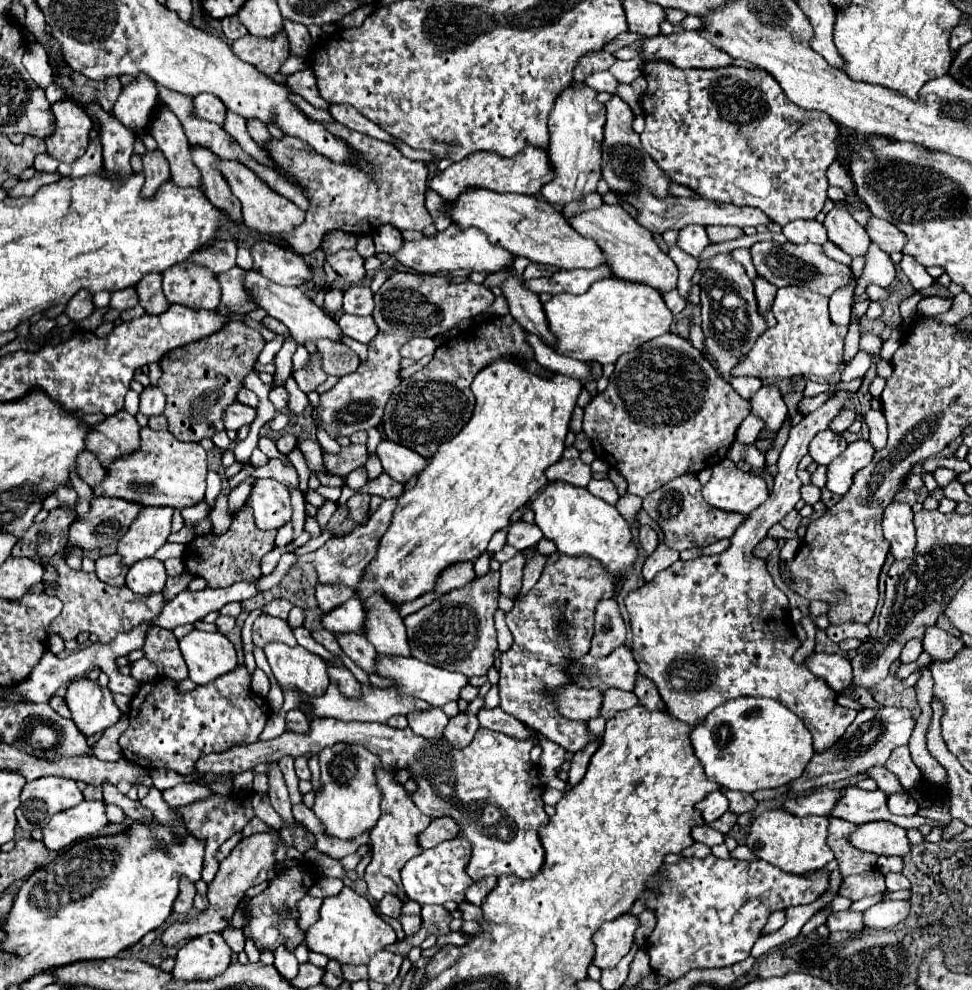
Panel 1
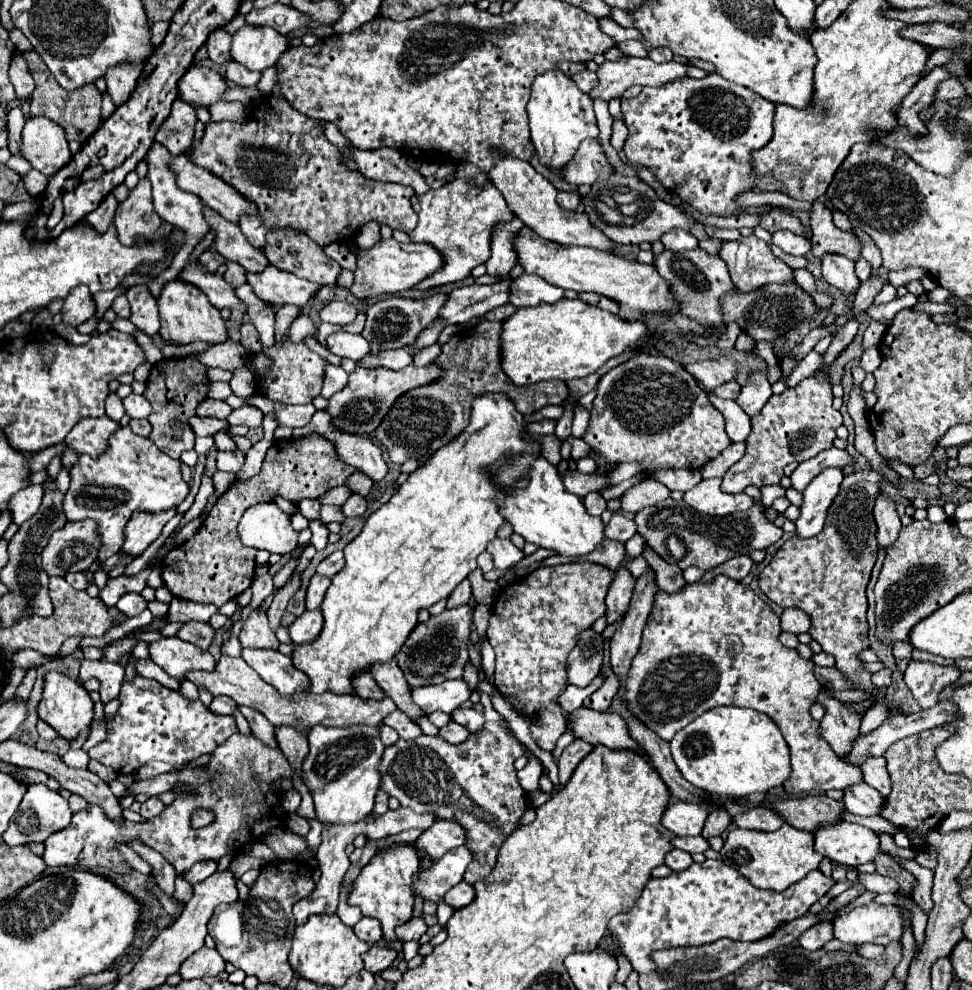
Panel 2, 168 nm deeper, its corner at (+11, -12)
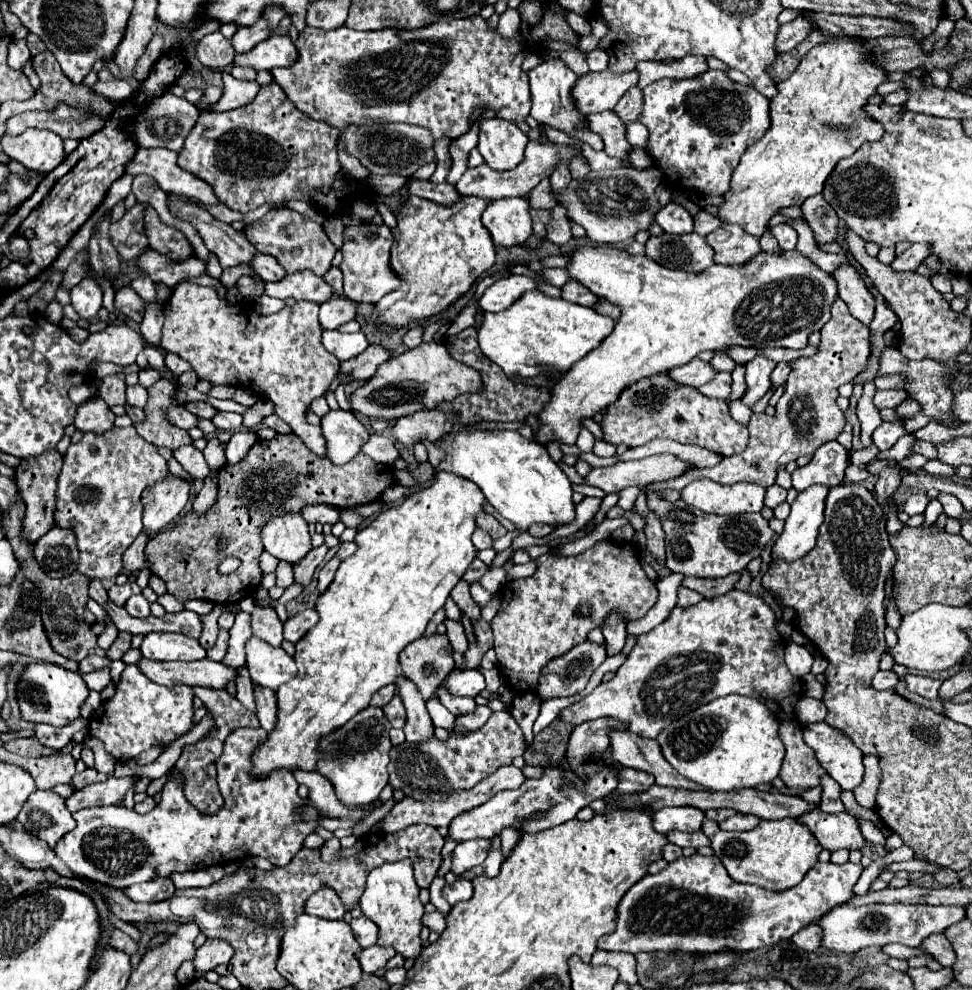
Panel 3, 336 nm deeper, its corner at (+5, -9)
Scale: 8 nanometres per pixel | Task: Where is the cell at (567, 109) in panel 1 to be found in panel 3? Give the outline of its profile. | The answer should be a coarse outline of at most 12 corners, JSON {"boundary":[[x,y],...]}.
{"boundary":[[559,58],[529,70],[531,116],[604,149],[573,102],[577,74]]}

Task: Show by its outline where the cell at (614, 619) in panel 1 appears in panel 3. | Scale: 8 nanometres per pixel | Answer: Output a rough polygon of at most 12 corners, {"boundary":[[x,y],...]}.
{"boundary":[[585,640],[543,668],[541,700],[581,692],[605,662],[605,644]]}

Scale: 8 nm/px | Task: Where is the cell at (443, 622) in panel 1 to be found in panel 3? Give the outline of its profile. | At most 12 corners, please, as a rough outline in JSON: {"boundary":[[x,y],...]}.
{"boundary":[[447,634],[415,640],[401,672],[429,700],[455,668]]}

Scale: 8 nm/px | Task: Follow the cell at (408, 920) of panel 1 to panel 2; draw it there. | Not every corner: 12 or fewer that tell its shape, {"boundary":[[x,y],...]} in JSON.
{"boundary":[[413,917],[397,927],[401,941],[419,939],[427,933],[427,925],[421,917]]}

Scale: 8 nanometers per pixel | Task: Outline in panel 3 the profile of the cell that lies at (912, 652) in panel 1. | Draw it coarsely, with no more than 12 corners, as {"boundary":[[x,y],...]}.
{"boundary":[[881,670],[873,676],[873,688],[891,690],[899,676],[893,670]]}

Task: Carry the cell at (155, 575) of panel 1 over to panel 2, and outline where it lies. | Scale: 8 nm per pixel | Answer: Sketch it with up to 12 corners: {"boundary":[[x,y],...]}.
{"boundary":[[127,593],[115,607],[125,617],[135,617],[147,607],[139,593]]}

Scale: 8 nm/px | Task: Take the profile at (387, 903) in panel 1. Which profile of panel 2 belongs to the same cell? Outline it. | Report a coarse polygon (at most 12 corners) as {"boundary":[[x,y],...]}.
{"boundary":[[371,917],[353,927],[355,935],[365,943],[375,943],[383,937],[379,921]]}

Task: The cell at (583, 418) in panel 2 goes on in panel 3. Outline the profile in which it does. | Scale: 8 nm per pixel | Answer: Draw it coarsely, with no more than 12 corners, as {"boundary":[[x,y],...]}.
{"boundary":[[583,428],[577,438],[577,448],[581,452],[591,452],[595,438]]}

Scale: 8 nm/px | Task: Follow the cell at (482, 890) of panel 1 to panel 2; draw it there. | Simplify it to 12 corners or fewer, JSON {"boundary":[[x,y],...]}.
{"boundary":[[461,881],[443,897],[453,909],[469,905],[473,887]]}

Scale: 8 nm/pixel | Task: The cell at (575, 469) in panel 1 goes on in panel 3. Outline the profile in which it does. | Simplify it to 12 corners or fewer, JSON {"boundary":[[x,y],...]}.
{"boundary":[[673,454],[593,468],[585,484],[605,494],[677,478],[689,470]]}

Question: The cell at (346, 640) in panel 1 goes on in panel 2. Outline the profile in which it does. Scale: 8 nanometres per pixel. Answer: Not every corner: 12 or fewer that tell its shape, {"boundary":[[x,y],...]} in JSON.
{"boundary":[[371,673],[357,675],[355,693],[363,699],[385,697]]}

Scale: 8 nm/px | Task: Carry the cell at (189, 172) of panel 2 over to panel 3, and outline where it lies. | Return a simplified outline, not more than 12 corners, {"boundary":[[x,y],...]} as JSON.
{"boundary":[[139,148],[127,174],[147,174],[161,190],[221,204],[205,180],[177,164],[177,152]]}

